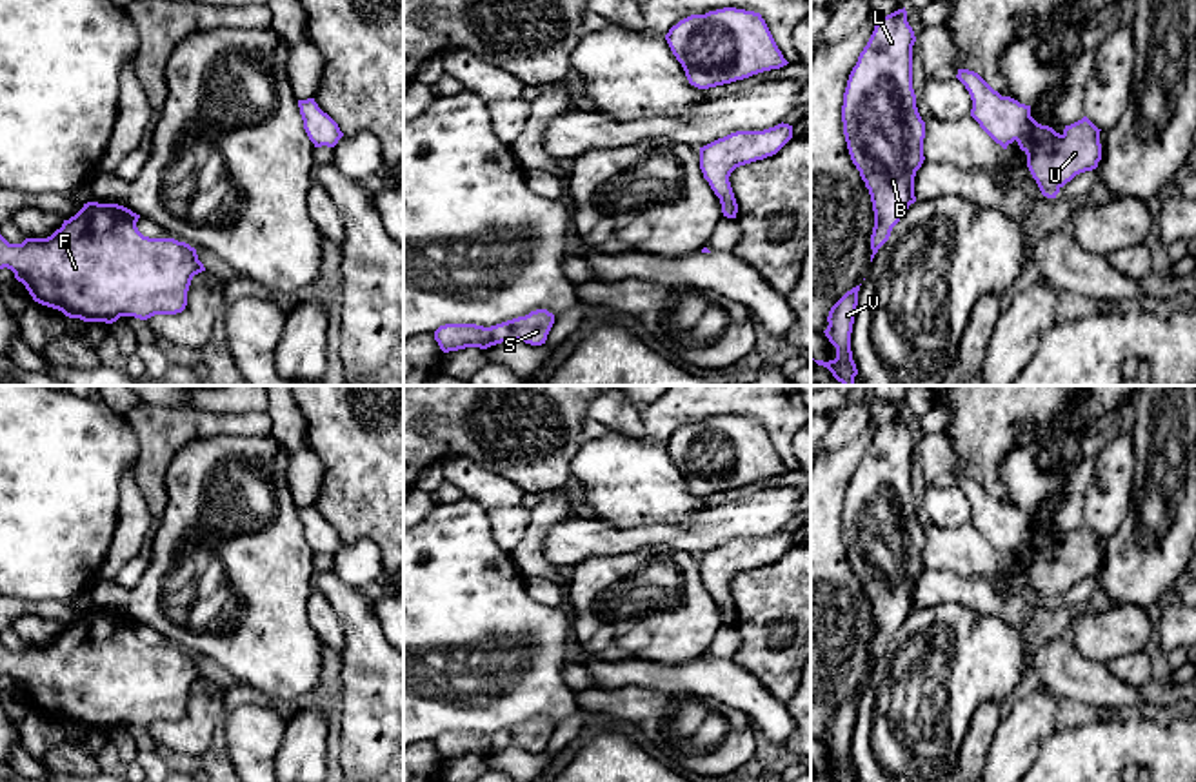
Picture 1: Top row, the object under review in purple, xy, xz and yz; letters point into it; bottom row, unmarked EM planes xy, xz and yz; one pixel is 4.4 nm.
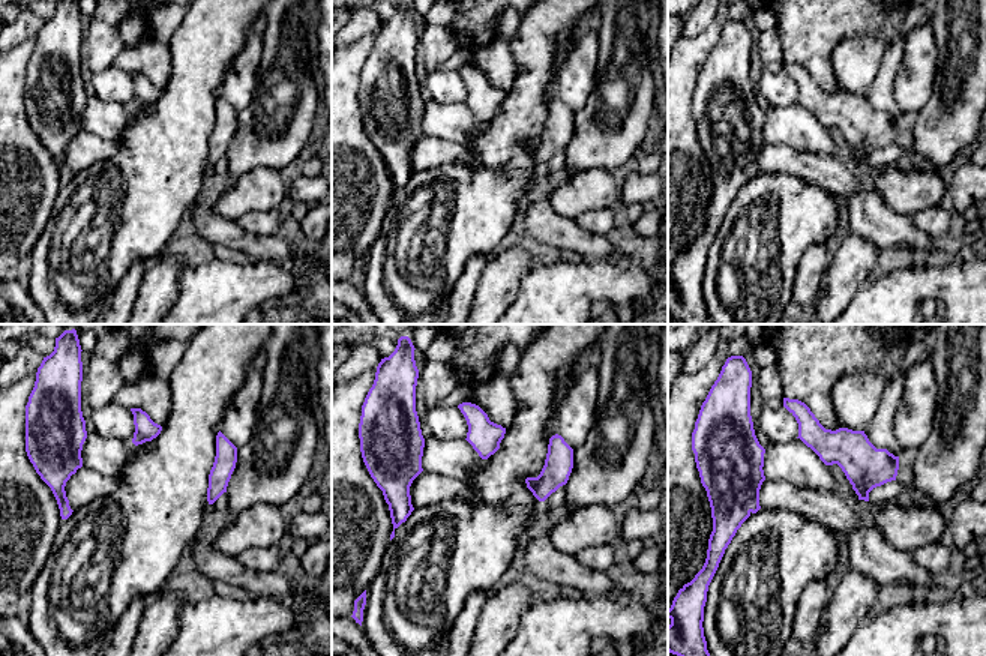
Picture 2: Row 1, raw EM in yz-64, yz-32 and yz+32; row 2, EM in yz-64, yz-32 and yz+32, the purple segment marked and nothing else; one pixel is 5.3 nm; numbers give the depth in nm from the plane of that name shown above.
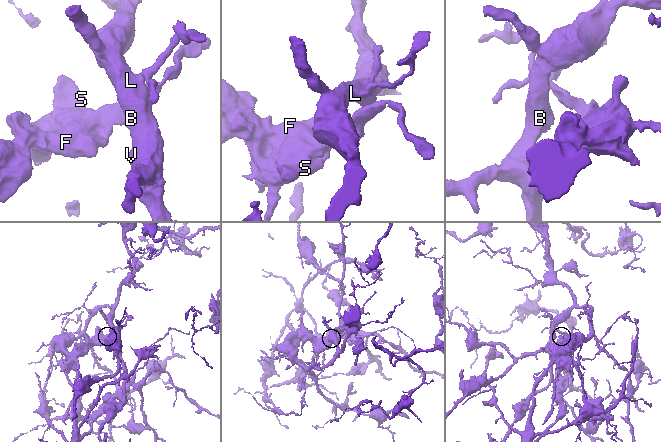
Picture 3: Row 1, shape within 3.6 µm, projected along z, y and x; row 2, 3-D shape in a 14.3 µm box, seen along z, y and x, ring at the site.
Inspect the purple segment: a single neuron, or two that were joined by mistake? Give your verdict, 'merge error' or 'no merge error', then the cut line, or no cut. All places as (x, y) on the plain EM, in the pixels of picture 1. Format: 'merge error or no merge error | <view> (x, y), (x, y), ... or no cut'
merge error | yz (1020, 511), (1009, 522), (1007, 550)

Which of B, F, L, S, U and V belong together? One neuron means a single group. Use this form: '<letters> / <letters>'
B L V / F S U

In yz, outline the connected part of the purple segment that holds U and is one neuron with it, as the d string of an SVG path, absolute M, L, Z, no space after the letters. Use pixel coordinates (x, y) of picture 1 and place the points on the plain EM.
M1083 524L1065 533L1060 553L1047 553L1027 567L1027 575L1043 604L1056 606L1060 597L1076 582L1098 575L1101 567L1100 538L1101 536Z

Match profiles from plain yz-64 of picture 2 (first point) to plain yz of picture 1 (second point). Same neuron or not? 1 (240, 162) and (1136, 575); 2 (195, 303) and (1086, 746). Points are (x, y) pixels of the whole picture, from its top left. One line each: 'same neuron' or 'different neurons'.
1: same neuron
2: same neuron

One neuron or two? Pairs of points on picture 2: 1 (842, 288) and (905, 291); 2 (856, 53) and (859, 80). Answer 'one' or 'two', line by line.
1: two
2: one

